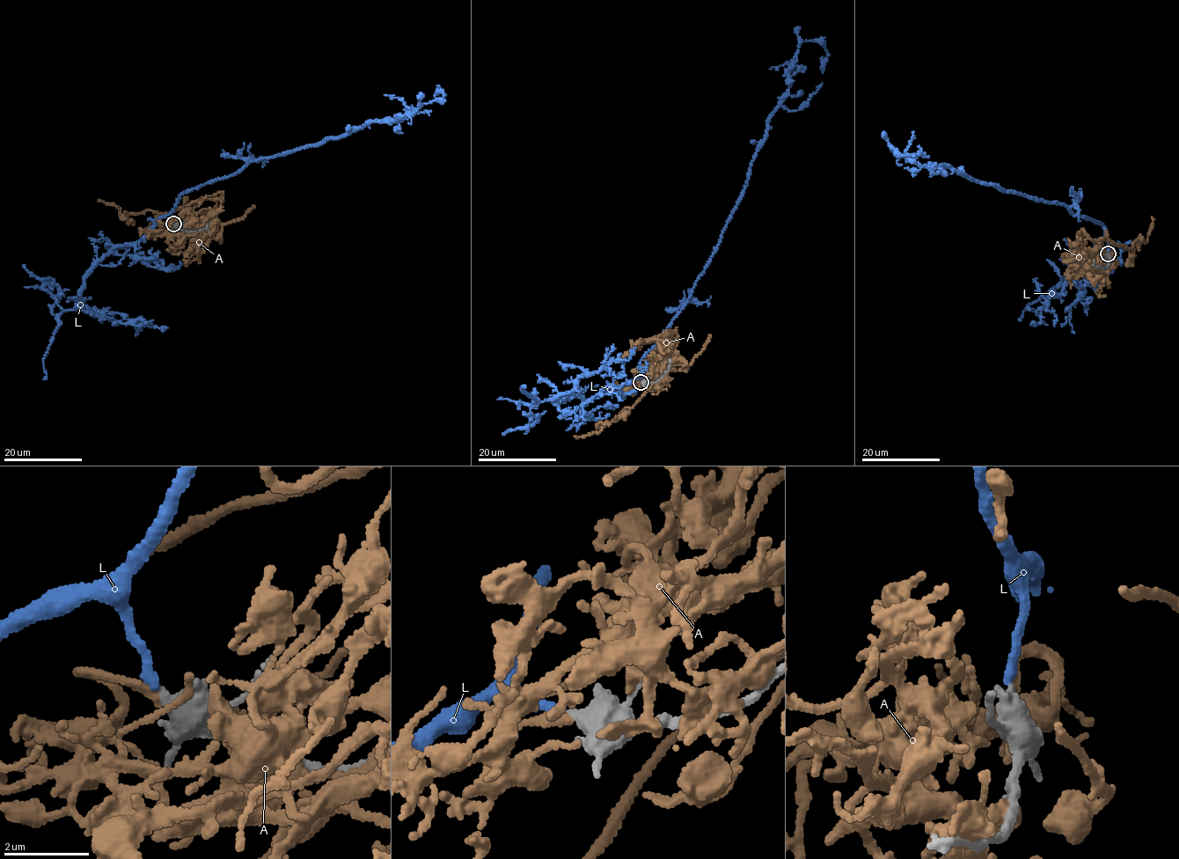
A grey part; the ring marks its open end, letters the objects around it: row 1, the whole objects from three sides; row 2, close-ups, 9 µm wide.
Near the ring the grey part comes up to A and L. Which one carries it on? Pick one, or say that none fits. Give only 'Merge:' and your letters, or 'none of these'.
Merge: none of these

